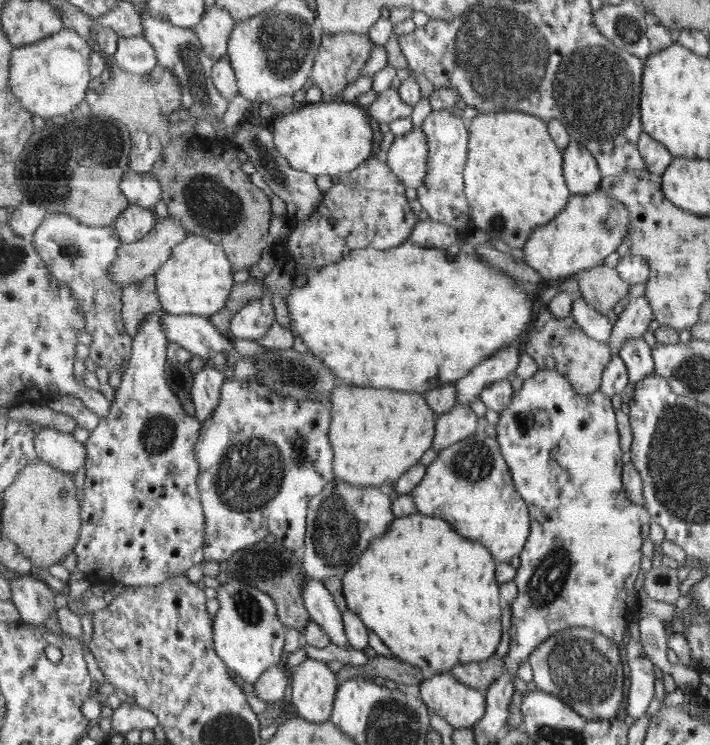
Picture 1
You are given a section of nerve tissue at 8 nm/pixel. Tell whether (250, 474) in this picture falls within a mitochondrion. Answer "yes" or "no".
yes

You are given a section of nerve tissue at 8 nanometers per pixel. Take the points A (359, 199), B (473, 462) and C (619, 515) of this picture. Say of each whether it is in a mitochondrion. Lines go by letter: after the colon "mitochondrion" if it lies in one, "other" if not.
A: other
B: mitochondrion
C: other

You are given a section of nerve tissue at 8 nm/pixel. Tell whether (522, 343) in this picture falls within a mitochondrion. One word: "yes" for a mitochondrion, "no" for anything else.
no

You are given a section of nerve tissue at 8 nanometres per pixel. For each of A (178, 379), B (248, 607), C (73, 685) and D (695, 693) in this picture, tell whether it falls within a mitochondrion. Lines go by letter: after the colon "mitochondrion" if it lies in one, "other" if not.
A: other
B: mitochondrion
C: other
D: other

